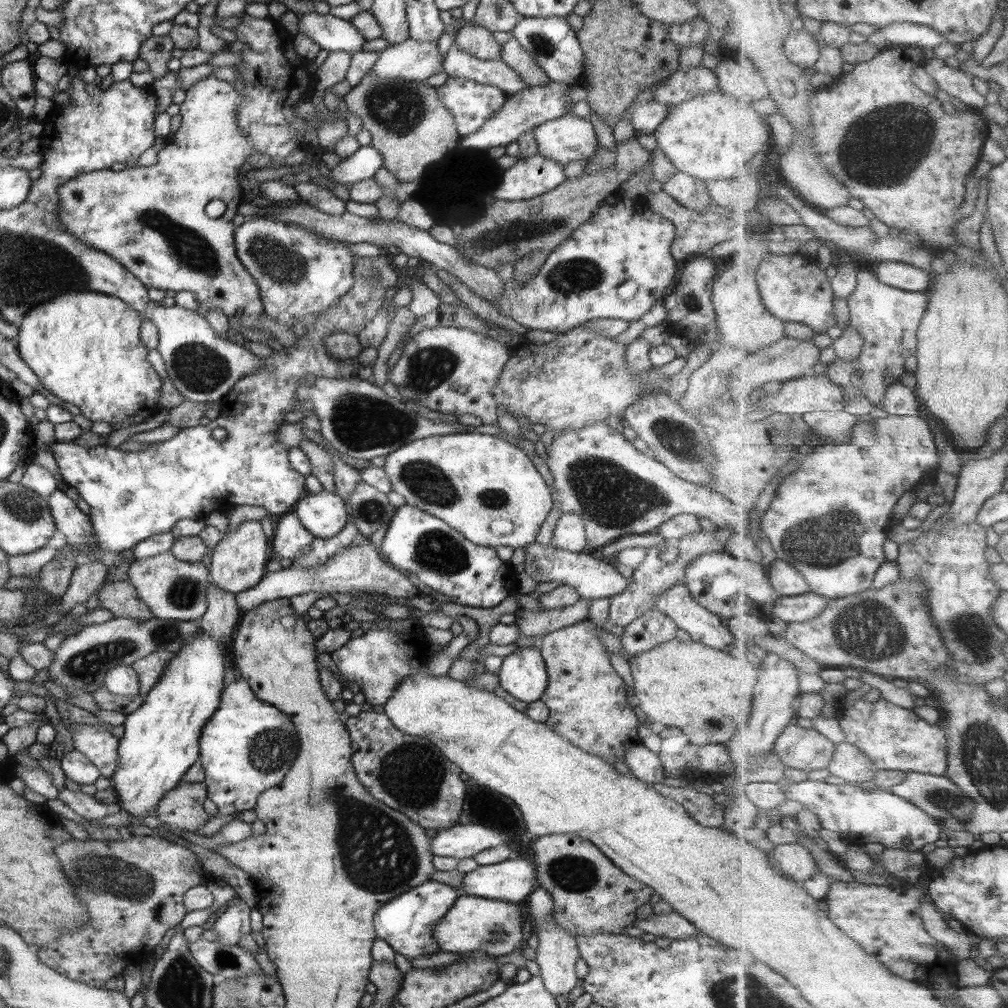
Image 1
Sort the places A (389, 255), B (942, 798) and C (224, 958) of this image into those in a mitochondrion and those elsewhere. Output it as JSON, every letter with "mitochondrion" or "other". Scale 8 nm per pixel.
{"A":"other","B":"mitochondrion","C":"mitochondrion"}

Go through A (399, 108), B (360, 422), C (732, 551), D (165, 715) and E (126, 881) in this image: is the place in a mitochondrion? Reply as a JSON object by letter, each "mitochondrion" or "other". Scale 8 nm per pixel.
{"A":"mitochondrion","B":"mitochondrion","C":"other","D":"other","E":"mitochondrion"}

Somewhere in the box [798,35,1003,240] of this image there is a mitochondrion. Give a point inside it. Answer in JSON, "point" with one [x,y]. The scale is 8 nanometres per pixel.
{"point":[915,130]}

